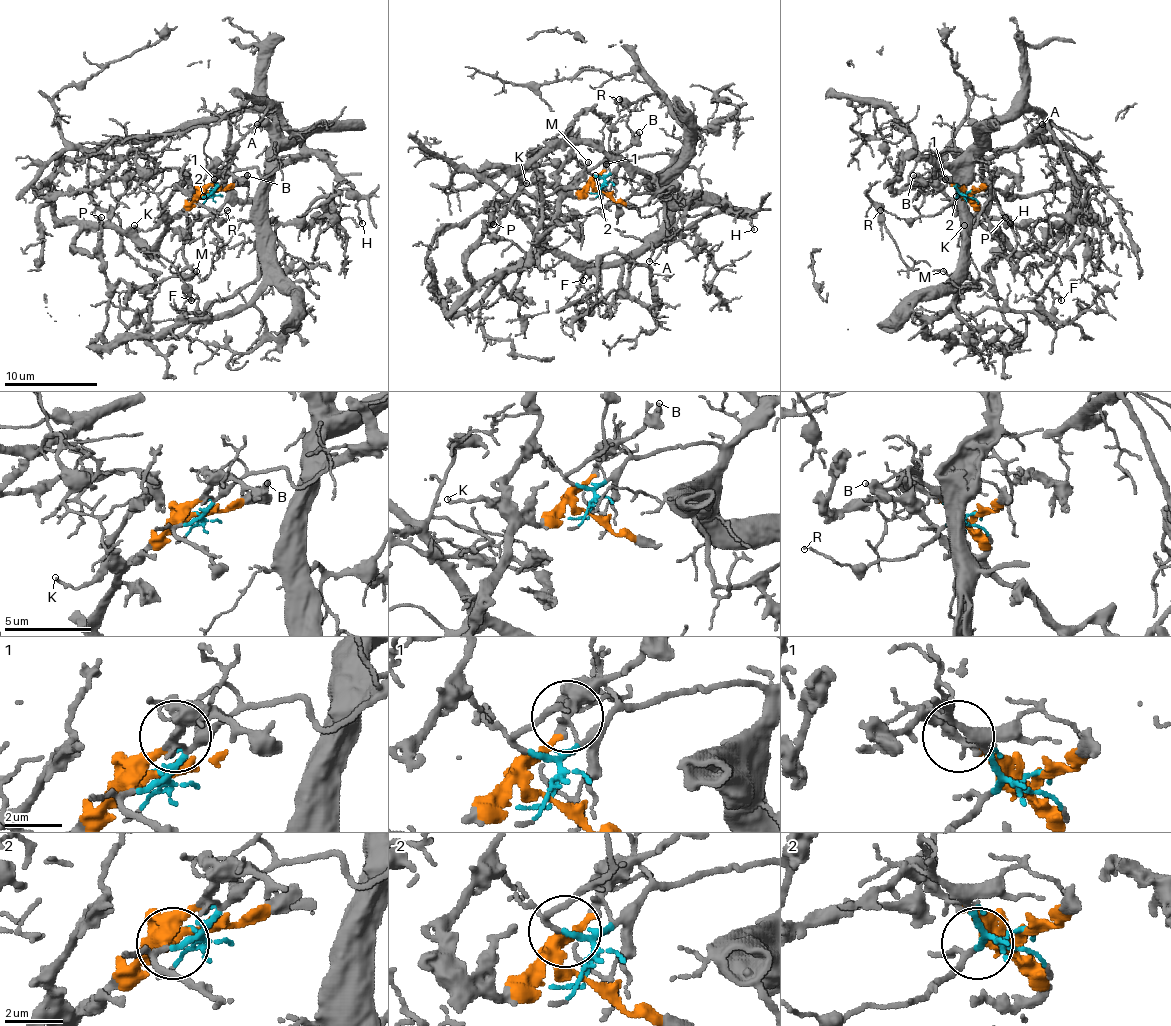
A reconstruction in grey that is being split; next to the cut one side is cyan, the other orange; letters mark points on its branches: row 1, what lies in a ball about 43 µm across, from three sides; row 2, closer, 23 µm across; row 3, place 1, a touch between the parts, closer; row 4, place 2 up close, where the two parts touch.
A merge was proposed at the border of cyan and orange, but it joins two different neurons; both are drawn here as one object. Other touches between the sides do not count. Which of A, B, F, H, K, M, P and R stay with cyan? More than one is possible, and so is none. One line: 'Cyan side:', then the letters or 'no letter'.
Cyan side: A, F, H, R

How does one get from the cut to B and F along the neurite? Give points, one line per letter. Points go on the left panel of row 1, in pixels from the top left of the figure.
B: (207, 191), (201, 193), (219, 175), (247, 175)
F: (205, 191), (275, 170), (263, 112), (231, 119), (226, 175), (261, 210), (259, 275), (203, 312), (191, 300)

